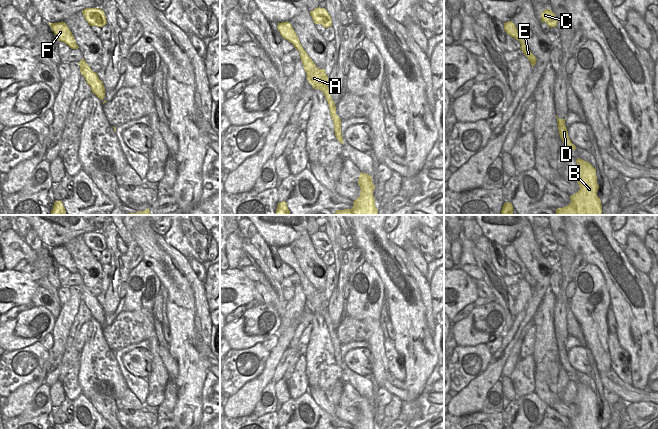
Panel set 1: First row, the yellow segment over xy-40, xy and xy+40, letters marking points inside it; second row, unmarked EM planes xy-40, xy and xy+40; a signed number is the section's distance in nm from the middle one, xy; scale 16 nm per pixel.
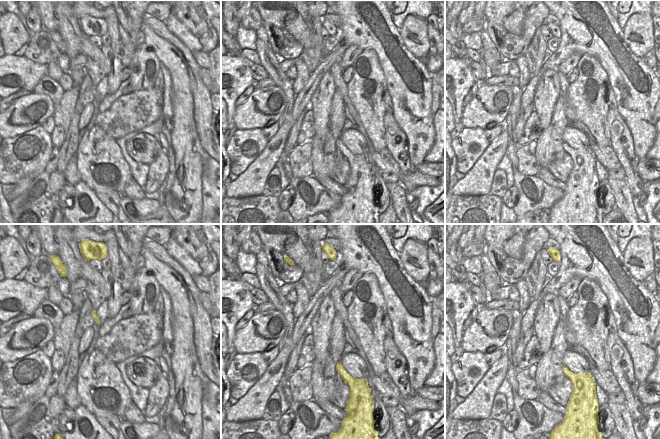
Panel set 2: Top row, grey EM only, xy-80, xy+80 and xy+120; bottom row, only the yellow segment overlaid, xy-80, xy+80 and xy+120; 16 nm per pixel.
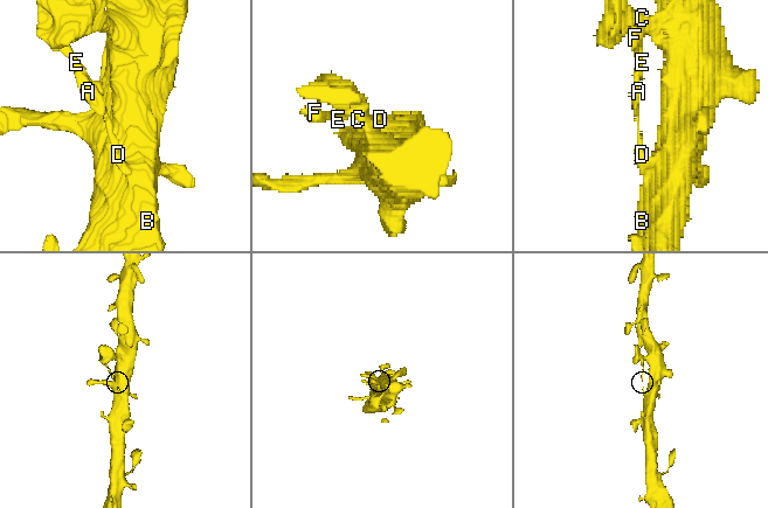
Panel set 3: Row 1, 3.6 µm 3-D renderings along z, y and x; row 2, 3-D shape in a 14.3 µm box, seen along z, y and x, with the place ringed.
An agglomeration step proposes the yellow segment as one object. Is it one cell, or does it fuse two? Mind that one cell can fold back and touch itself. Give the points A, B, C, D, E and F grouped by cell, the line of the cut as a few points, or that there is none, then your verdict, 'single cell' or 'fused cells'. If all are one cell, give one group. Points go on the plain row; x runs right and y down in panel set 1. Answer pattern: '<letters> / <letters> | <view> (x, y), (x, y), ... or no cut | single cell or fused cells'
A B C D E F | no cut | single cell

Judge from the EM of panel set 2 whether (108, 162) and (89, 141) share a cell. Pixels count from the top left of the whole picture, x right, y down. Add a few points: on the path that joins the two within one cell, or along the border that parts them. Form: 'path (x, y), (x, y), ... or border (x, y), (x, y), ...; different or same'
path (103, 157), (93, 146); same

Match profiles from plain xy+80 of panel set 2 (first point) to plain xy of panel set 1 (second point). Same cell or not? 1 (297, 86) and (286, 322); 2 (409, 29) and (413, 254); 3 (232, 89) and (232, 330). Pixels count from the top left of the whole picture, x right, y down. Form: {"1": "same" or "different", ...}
{"1": "same", "2": "same", "3": "different"}

